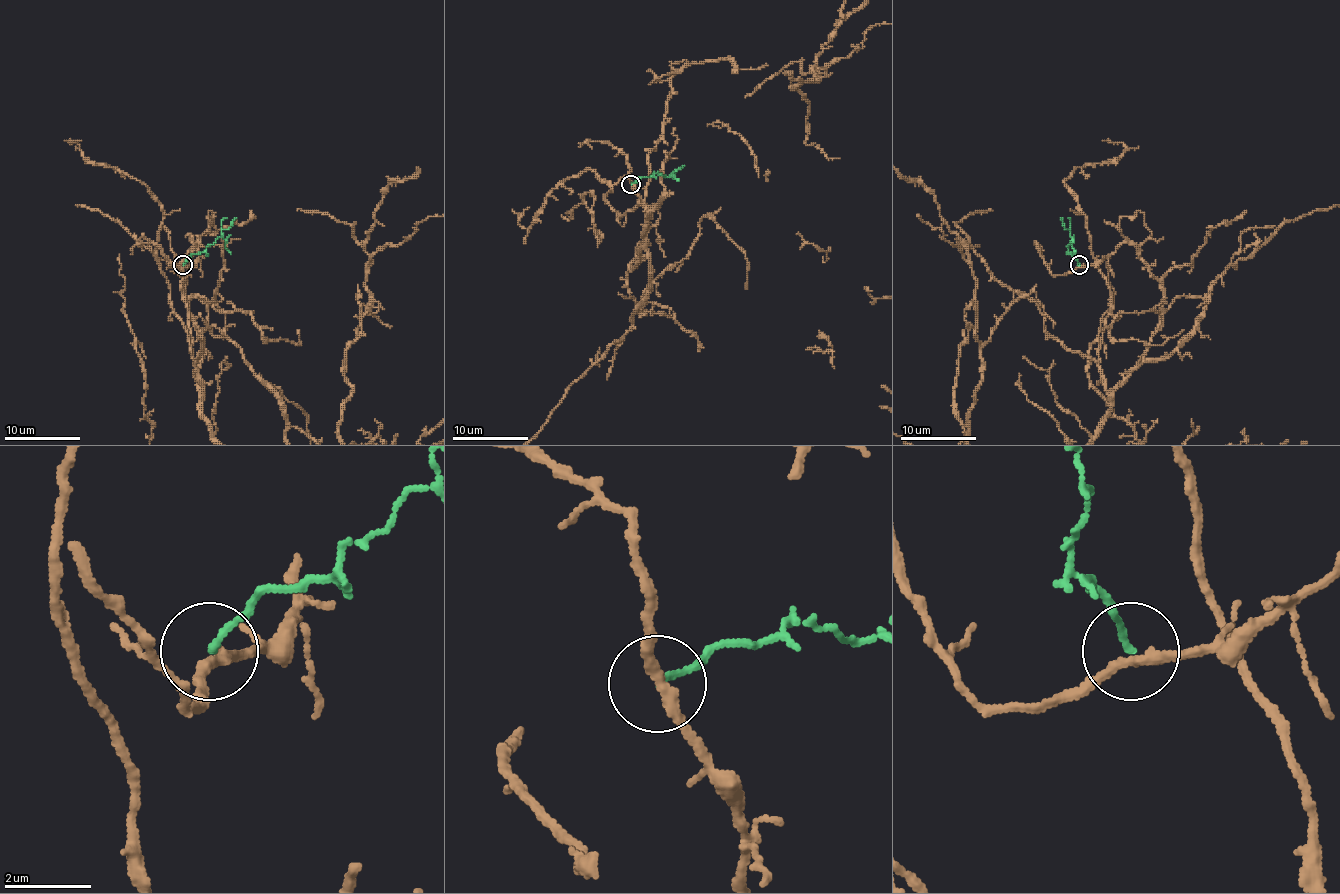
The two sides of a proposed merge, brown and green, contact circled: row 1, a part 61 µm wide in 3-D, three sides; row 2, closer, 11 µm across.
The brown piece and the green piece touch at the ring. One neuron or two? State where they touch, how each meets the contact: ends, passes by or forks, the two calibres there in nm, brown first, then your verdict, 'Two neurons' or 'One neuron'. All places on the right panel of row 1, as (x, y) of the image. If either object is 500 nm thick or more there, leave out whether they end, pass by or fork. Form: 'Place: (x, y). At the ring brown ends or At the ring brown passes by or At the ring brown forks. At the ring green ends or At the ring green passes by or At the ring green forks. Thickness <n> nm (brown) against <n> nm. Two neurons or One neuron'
Place: (1079, 265). At the ring brown passes by. At the ring green ends. Thickness 240 nm (brown) against 150 nm. Two neurons

